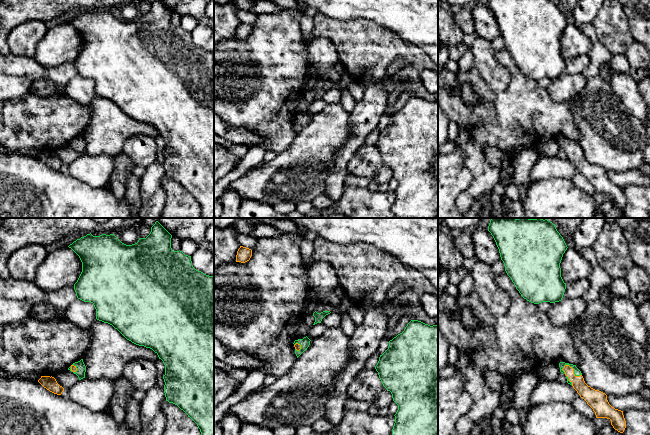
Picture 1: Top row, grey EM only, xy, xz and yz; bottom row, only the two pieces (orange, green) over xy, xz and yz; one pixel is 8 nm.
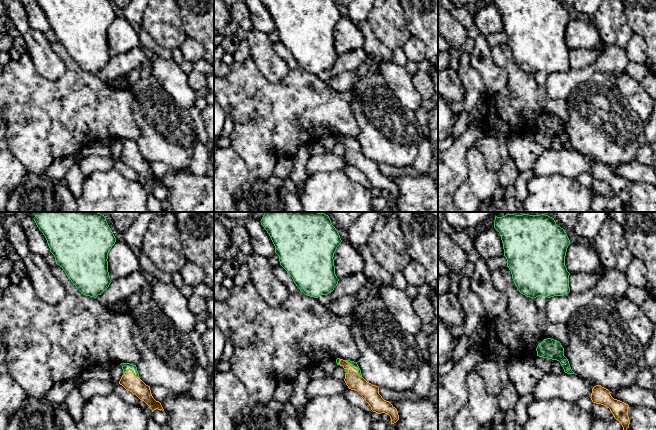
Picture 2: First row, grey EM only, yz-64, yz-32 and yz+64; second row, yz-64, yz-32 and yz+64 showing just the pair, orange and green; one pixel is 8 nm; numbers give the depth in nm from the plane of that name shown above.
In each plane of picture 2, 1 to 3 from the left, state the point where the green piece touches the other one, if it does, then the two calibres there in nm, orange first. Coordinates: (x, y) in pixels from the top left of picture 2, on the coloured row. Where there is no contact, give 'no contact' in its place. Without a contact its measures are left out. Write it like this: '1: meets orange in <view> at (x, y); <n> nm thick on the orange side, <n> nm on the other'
1: meets orange in yz-64 at (131, 370); 140 nm thick on the orange side, 60 nm on the other
2: meets orange in yz-32 at (353, 368); 140 nm thick on the orange side, 50 nm on the other
3: no contact

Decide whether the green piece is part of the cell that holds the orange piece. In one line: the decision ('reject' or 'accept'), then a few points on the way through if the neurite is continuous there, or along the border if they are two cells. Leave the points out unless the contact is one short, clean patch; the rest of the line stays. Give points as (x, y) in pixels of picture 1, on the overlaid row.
reject

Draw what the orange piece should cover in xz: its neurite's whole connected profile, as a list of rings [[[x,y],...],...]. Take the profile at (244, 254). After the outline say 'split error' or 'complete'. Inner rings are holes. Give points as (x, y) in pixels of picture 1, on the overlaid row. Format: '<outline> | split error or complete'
[[[240,246],[240,248],[237,251],[236,262],[245,263],[250,260],[251,256],[252,256],[251,249]]] | complete

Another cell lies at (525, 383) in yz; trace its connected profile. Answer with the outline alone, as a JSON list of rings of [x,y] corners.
[[[524,371],[510,384],[514,391],[514,407],[518,409],[530,408],[530,396],[535,387],[539,384],[538,373]]]

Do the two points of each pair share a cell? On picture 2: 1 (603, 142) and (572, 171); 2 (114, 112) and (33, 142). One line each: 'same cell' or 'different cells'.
1: different cells
2: same cell

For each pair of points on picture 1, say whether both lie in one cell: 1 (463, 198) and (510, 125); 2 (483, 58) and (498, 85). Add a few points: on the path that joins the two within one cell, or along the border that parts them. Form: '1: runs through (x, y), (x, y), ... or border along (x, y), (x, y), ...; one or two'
1: runs through (479, 179), (479, 148), (490, 137); one
2: runs through (487, 65), (497, 78); one

